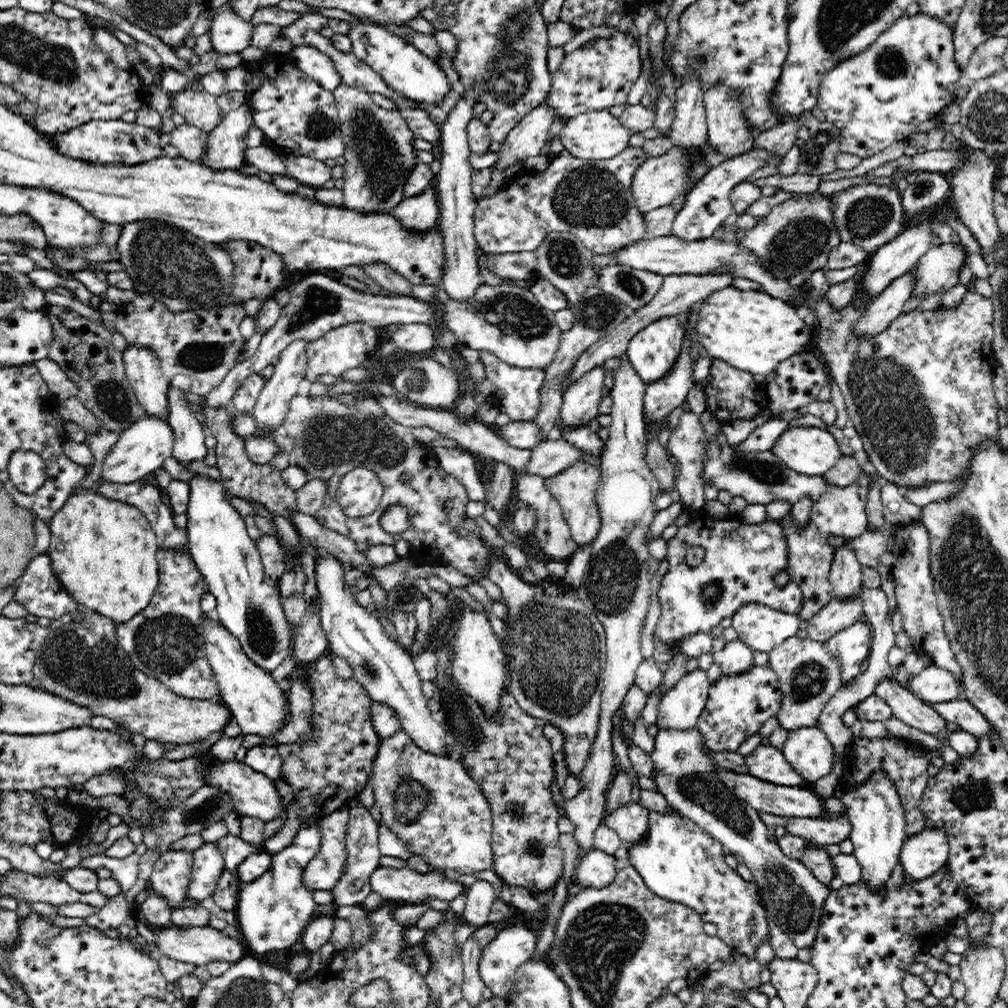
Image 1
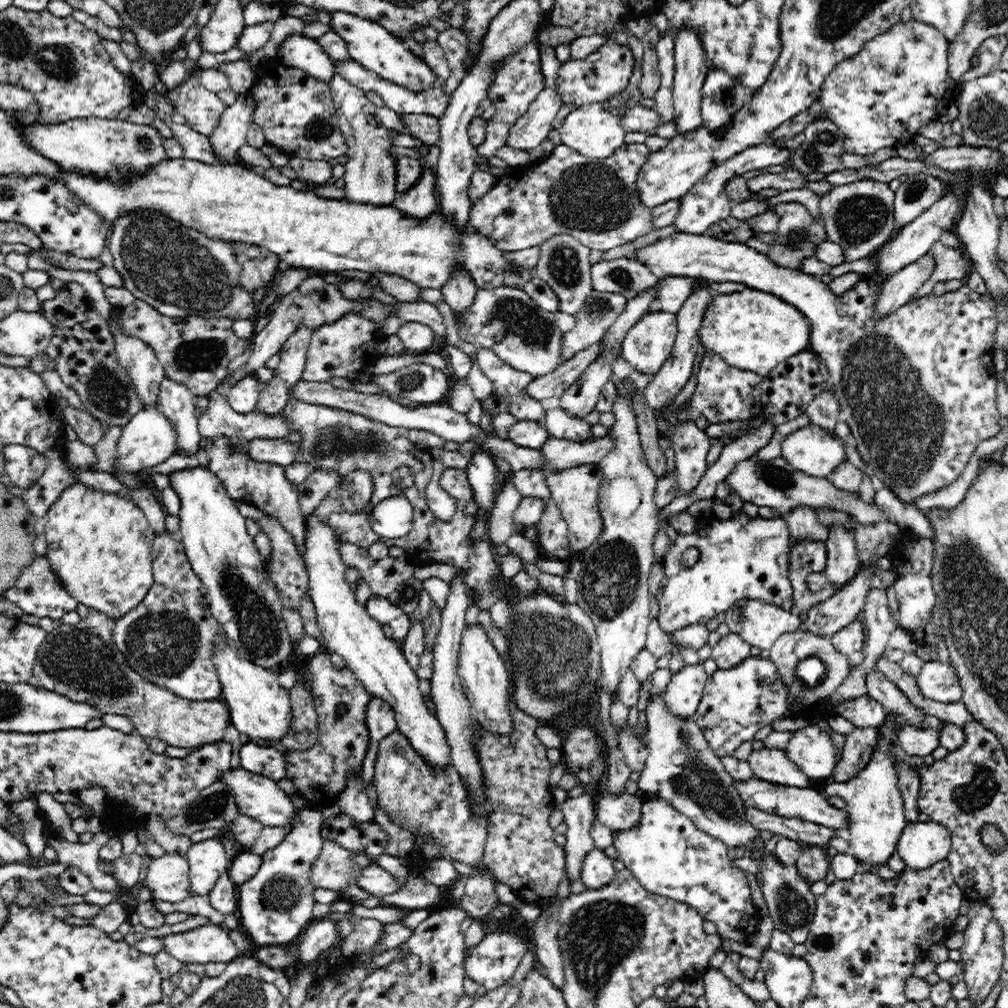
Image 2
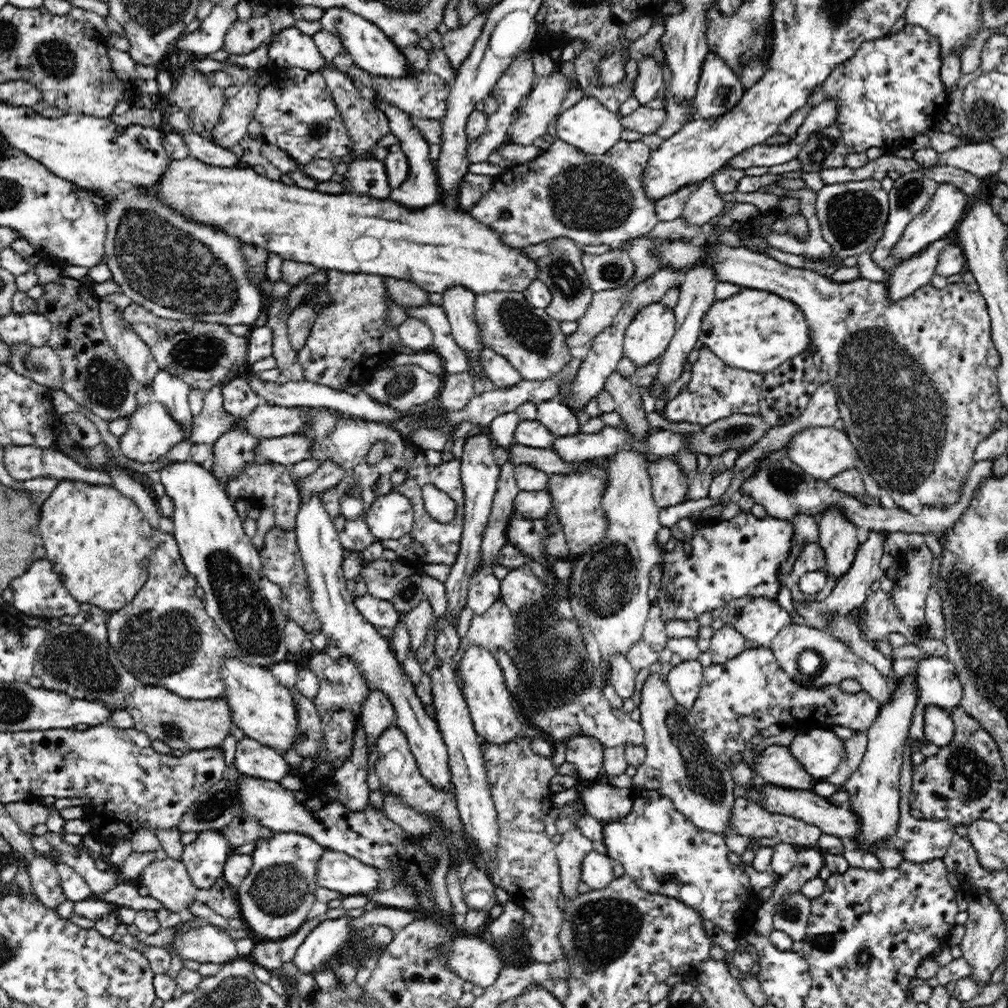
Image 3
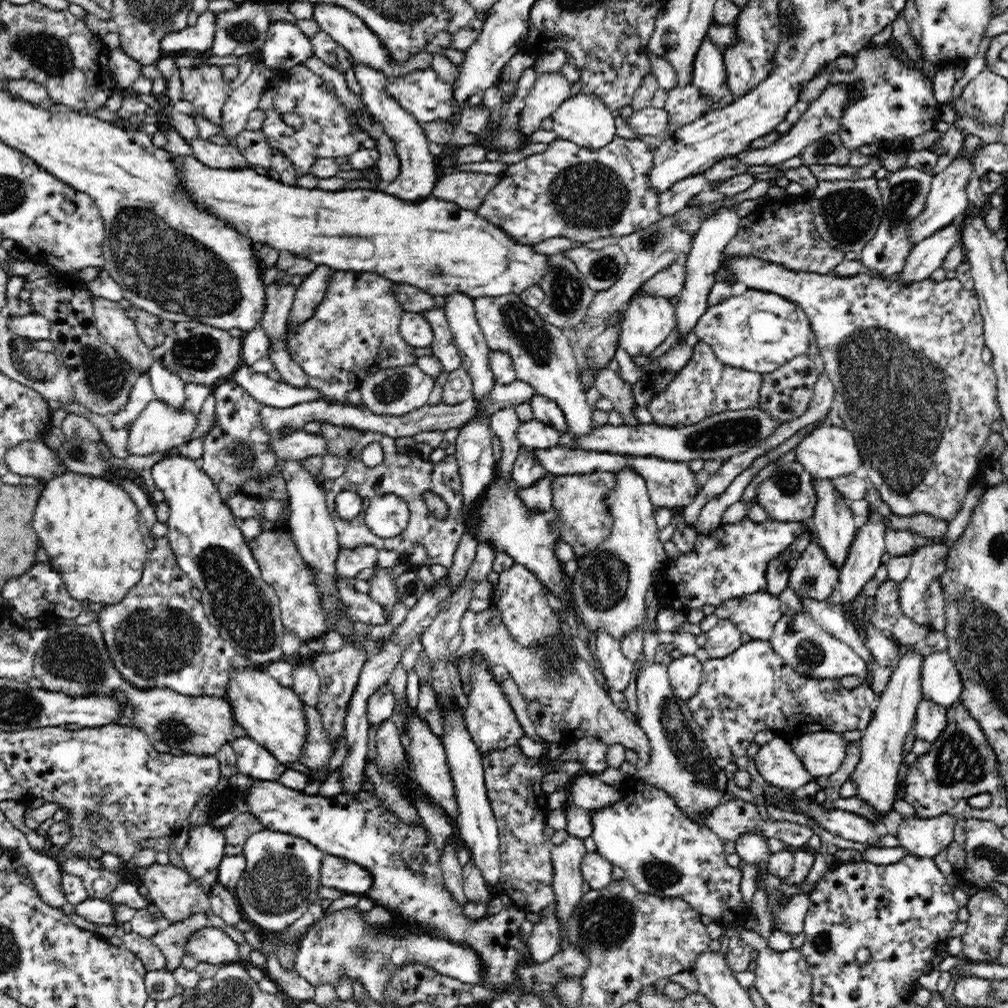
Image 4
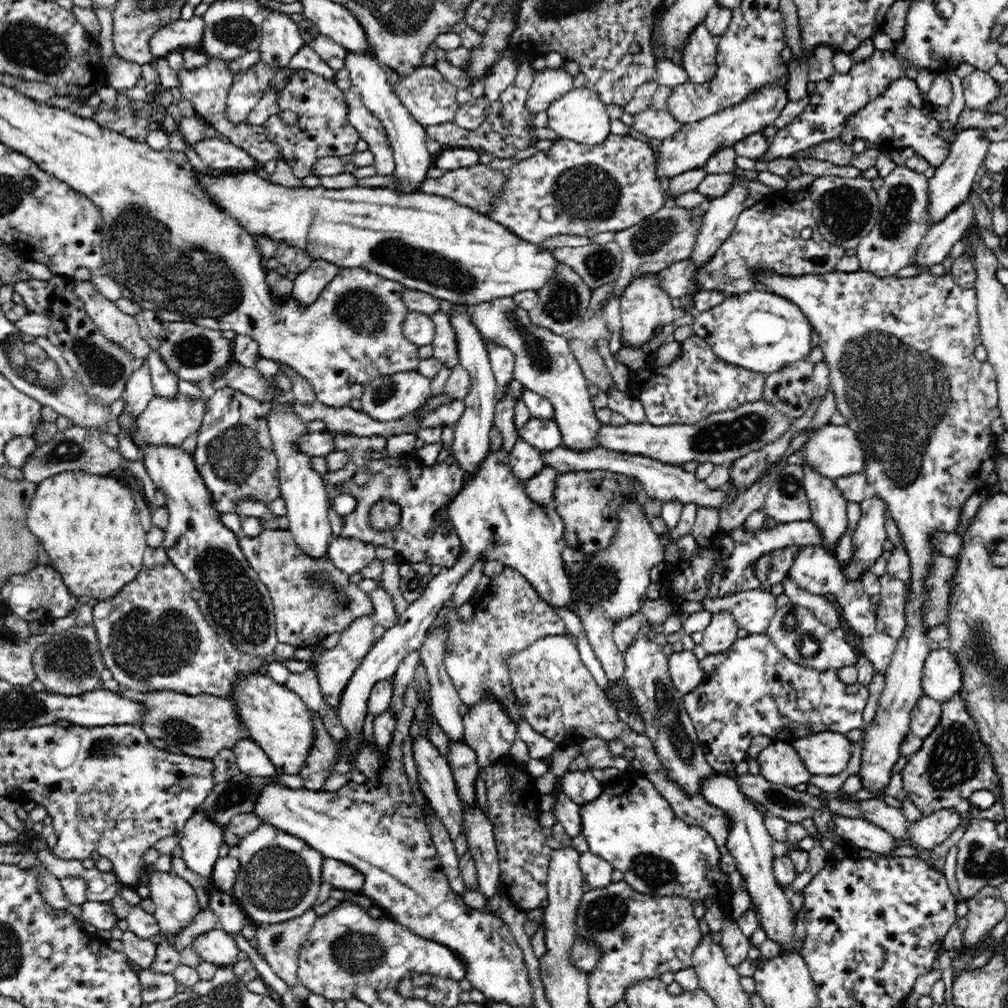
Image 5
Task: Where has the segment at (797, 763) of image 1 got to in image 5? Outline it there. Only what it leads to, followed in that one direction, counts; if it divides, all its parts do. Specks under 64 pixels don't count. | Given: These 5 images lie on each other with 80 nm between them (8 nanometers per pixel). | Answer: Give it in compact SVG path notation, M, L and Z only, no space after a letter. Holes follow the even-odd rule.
M818 732L792 743L810 774L836 776L851 758L851 741L838 732Z

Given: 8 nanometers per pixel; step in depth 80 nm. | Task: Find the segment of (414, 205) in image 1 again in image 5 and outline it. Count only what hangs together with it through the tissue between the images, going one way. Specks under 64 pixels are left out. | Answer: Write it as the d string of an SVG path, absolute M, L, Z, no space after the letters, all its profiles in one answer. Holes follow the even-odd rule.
M347 51L344 67L349 72L352 87L364 101L365 107L370 109L385 128L395 160L395 171L392 174L394 184L391 188L404 193L418 192L421 191L423 180L426 180L426 171L433 166L435 156L426 149L425 128L402 105L388 81L386 70L378 62L374 55Z

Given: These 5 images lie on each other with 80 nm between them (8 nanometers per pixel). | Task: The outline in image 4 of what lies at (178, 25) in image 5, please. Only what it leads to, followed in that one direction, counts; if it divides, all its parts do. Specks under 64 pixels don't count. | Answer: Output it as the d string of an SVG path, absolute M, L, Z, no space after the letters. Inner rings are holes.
M204 12L198 16L194 25L186 25L182 30L165 34L160 41L161 51L165 55L190 49L203 54L209 53L217 25L215 18L216 13Z

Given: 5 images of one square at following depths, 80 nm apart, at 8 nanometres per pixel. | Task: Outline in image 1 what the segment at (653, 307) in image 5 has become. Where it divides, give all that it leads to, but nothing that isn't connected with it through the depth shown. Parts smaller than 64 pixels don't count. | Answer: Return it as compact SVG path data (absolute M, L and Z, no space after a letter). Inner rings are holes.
M665 316L648 324L634 335L627 346L626 357L630 359L631 367L638 373L644 384L660 380L673 367L675 360L680 356L684 329L678 316Z

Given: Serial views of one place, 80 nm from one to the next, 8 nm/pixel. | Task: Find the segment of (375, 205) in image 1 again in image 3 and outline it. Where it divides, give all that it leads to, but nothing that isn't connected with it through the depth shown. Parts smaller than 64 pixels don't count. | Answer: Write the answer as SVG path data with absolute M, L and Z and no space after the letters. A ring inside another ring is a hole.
M328 67L321 68L318 71L324 77L327 88L334 97L342 121L346 125L346 131L348 131L348 135L352 139L351 154L365 157L366 153L376 146L377 140L384 138L384 136L390 133L387 116L384 116L384 113L375 107L375 103L360 95L360 91L356 89L348 74ZM366 157L351 161L348 166L344 178L349 192L372 196L375 199L389 197L392 188L383 161Z

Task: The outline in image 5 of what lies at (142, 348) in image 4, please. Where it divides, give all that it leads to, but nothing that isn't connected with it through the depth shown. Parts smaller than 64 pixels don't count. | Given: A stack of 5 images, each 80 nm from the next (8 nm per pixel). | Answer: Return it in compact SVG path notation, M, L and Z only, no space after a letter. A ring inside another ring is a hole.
M74 280L74 294L84 301L87 315L107 340L124 348L136 360L147 361L150 346L142 339L140 327L130 312L100 295L91 280Z

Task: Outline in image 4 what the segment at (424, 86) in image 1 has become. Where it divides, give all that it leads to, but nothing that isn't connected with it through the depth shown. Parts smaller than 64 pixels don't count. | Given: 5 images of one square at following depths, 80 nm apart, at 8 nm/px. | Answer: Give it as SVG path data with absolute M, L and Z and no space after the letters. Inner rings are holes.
M313 4L314 20L319 30L329 34L346 48L356 63L378 69L389 63L391 56L368 25L350 10L334 4Z

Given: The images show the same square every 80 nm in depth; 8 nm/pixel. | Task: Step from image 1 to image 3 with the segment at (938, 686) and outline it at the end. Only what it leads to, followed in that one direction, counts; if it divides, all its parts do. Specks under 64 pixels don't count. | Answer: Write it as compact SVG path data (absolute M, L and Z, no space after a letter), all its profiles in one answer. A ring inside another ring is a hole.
M924 657L919 660L915 681L920 702L952 710L960 705L963 685L955 666L943 657Z

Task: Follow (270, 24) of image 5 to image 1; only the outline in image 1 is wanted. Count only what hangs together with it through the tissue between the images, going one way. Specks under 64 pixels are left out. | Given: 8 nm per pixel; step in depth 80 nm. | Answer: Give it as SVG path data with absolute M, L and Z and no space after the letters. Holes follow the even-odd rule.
M300 43L295 45L290 55L296 66L320 83L322 87L333 92L342 83L340 73L336 70L330 57L320 52L316 47Z

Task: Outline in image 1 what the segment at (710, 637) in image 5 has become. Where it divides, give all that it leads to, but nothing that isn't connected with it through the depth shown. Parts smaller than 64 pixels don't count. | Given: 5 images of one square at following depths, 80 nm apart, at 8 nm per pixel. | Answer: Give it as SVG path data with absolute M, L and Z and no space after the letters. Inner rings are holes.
M742 640L727 641L722 650L713 654L716 663L724 675L733 675L746 672L754 665L753 650Z

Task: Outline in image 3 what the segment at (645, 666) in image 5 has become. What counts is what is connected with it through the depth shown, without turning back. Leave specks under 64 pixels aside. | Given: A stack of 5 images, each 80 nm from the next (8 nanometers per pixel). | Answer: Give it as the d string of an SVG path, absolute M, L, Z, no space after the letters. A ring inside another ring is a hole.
M653 673L642 684L642 696L640 696L640 725L645 733L646 759L637 769L633 777L633 786L646 790L660 791L664 796L672 799L673 805L690 820L697 828L714 832L725 838L730 833L730 815L733 810L733 788L736 785L733 776L726 764L719 762L708 747L703 731L698 729L696 720L691 710L686 710L672 697L667 684L667 678L660 673Z

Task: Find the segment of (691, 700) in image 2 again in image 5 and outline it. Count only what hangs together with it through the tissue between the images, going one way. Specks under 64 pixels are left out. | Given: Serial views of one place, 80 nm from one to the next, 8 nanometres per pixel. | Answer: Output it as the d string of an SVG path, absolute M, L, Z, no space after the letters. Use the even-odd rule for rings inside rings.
M682 649L669 656L669 673L675 688L683 696L690 694L698 684L701 684L703 670L698 658L690 650Z

